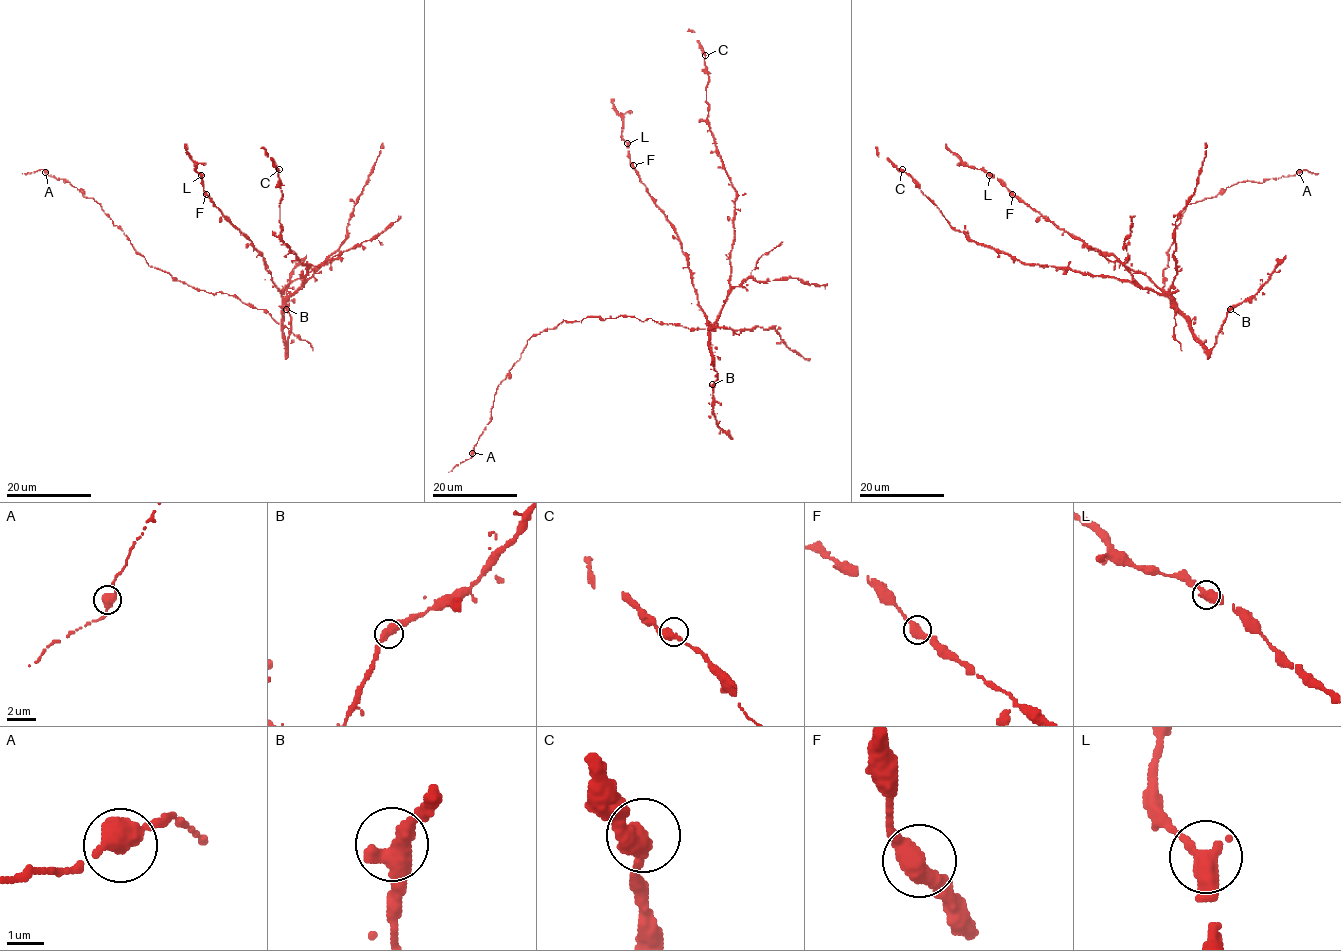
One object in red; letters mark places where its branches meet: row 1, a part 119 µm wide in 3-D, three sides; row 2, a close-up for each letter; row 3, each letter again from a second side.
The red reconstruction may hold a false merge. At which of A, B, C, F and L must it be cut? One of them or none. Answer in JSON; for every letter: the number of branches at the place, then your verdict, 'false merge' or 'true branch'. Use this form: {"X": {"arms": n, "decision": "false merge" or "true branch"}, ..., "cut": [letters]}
{"A": {"arms": 2, "decision": "true branch"}, "B": {"arms": 2, "decision": "true branch"}, "C": {"arms": 2, "decision": "true branch"}, "F": {"arms": 2, "decision": "true branch"}, "L": {"arms": 2, "decision": "true branch"}, "cut": []}

